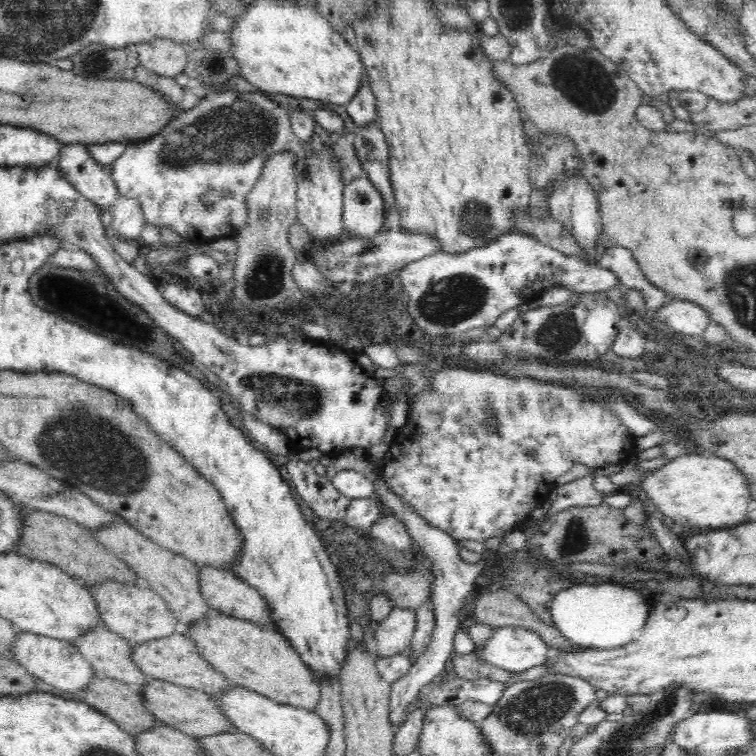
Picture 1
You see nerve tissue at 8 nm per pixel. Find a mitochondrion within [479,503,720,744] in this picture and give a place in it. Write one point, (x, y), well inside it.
(533, 712)

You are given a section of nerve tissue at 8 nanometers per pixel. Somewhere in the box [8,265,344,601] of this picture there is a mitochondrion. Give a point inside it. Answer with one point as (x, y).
(90, 451)

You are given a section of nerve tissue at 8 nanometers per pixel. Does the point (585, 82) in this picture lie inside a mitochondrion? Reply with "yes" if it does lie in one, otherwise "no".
yes

